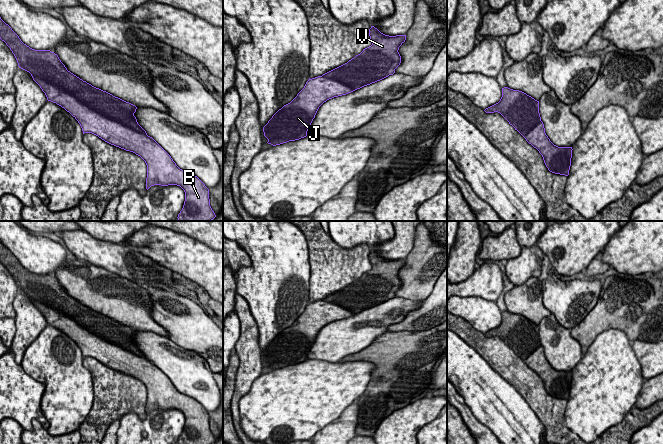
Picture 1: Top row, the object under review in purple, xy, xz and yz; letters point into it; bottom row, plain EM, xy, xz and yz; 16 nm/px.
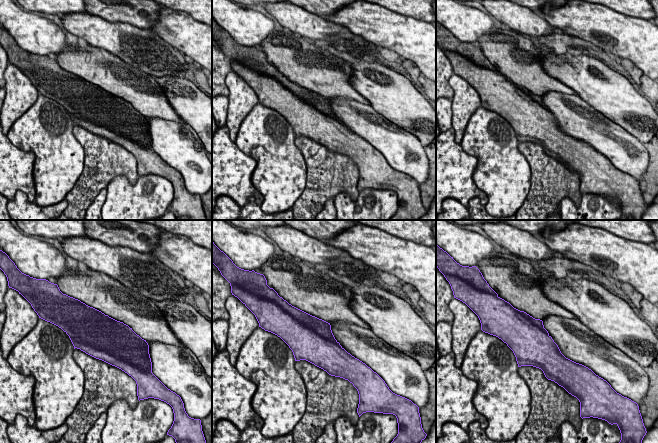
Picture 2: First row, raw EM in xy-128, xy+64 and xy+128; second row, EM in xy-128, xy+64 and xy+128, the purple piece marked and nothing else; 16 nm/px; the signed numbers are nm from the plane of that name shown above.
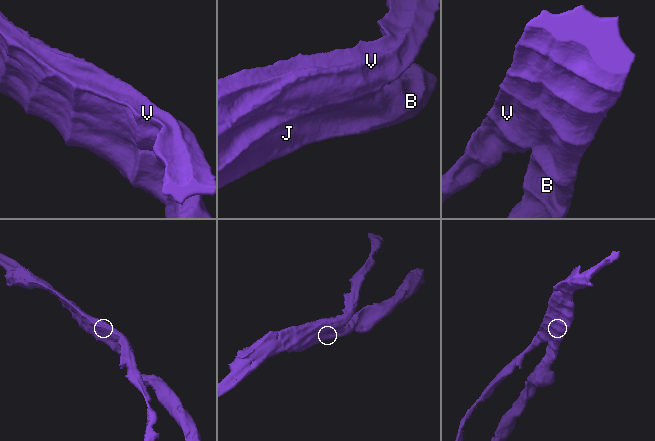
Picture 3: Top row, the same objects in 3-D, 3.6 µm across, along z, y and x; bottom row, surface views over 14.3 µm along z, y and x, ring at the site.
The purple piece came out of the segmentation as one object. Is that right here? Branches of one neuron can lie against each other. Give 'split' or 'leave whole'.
split

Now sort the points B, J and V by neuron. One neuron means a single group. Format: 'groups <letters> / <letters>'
groups B J / V

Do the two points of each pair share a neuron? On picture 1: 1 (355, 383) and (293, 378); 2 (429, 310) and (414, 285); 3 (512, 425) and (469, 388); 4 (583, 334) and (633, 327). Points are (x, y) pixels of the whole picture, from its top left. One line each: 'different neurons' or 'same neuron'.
1: same neuron
2: different neurons
3: same neuron
4: same neuron

